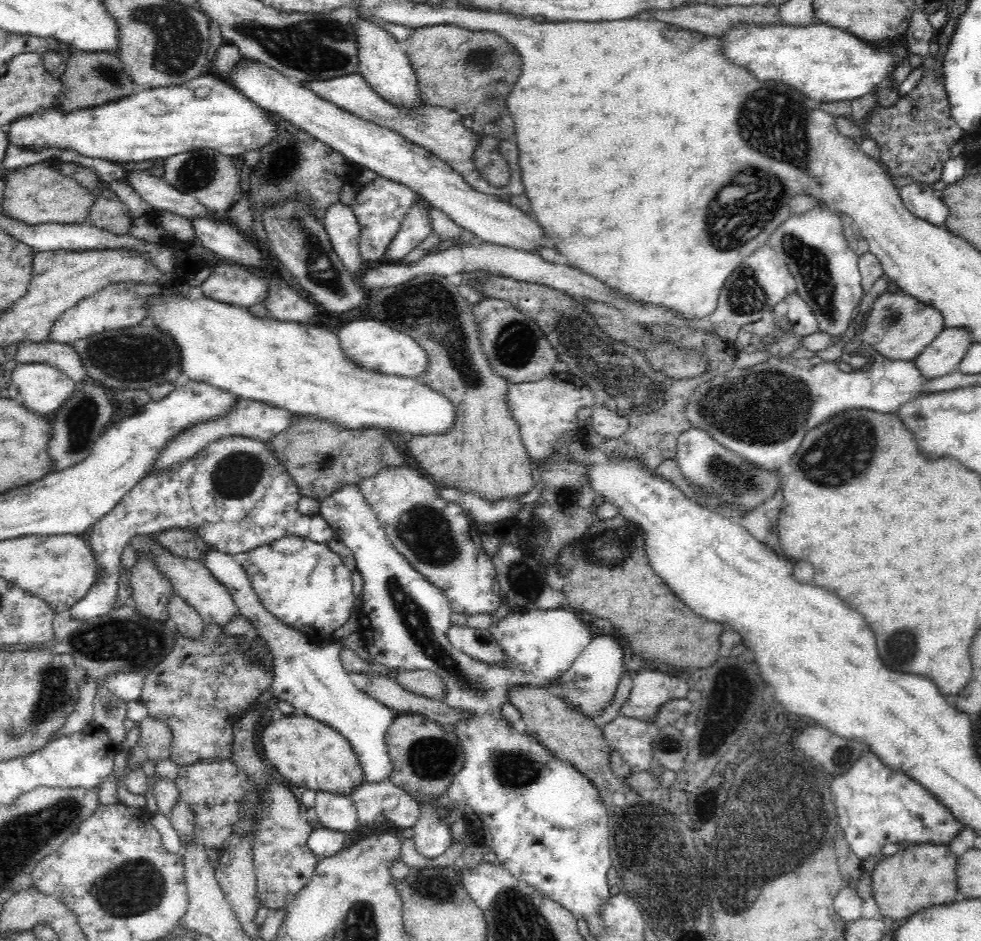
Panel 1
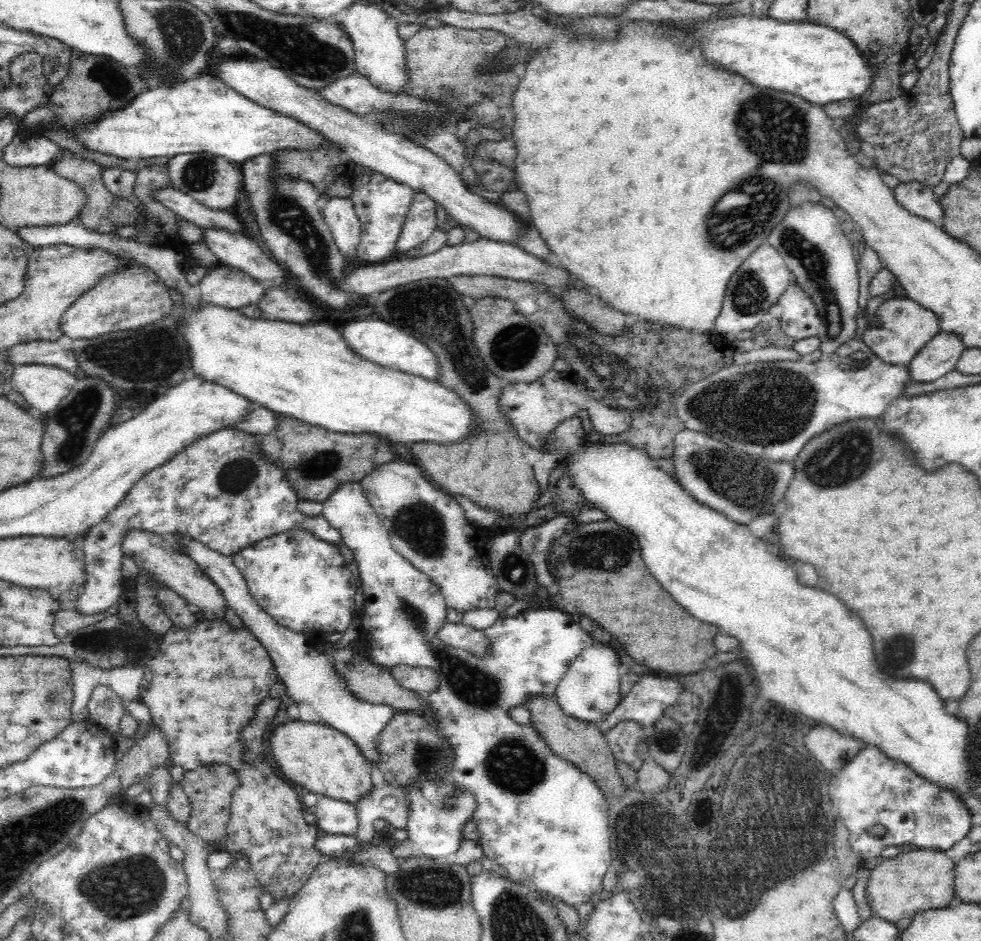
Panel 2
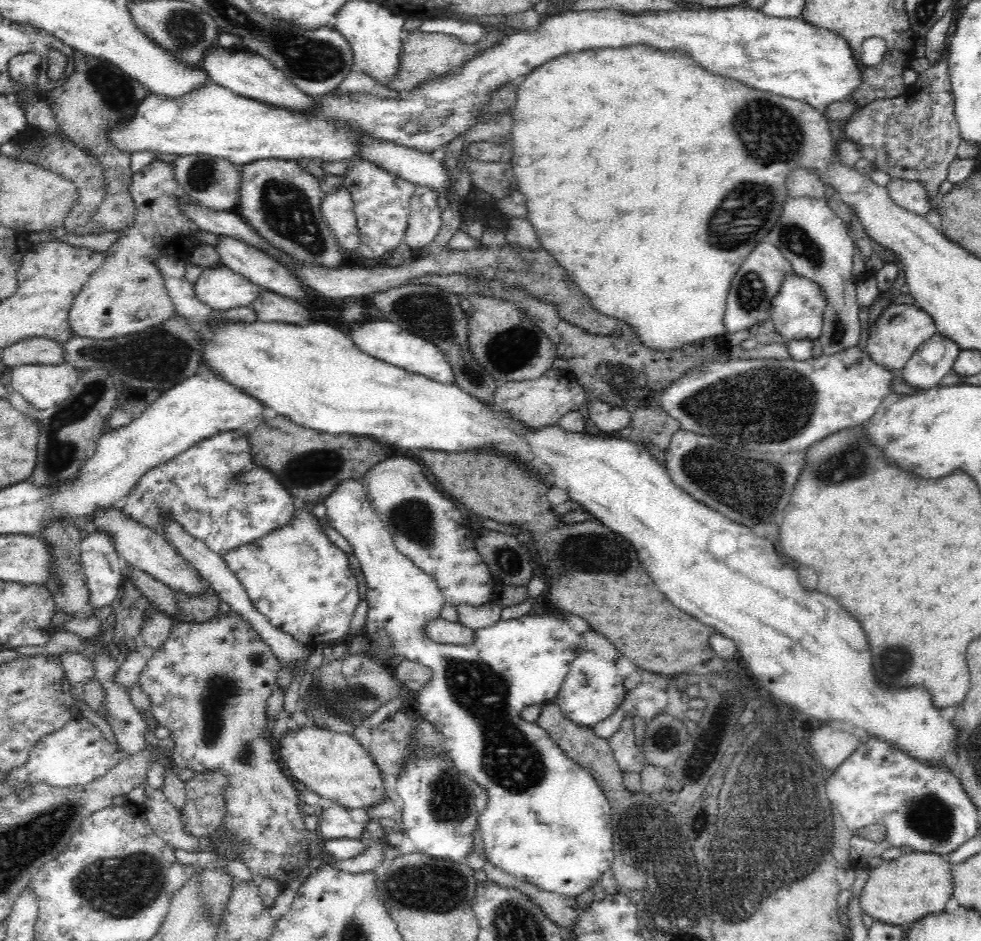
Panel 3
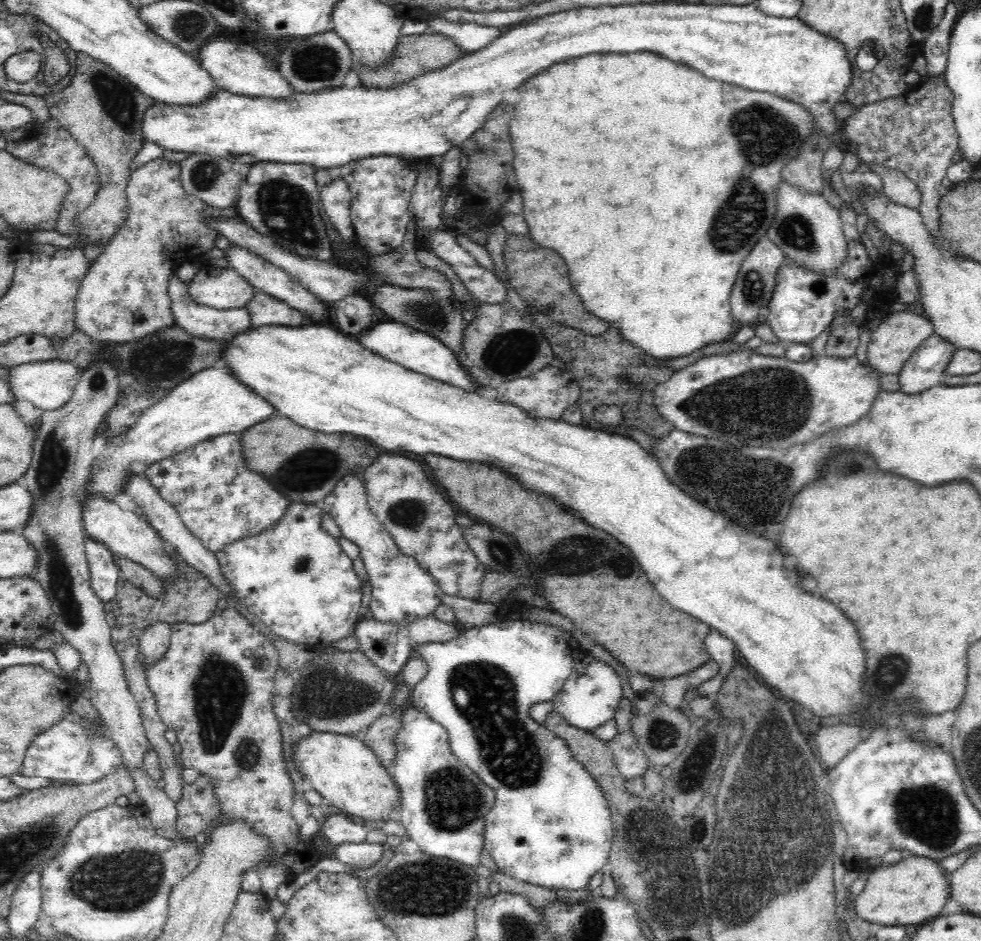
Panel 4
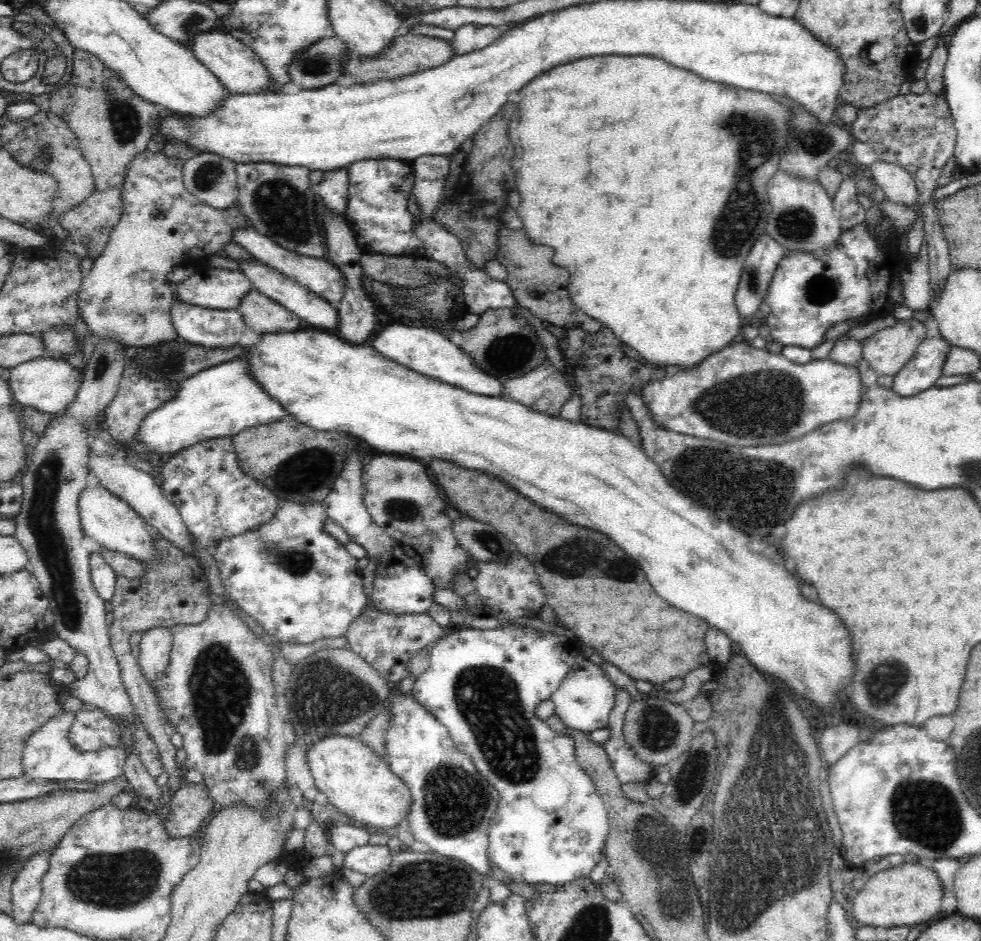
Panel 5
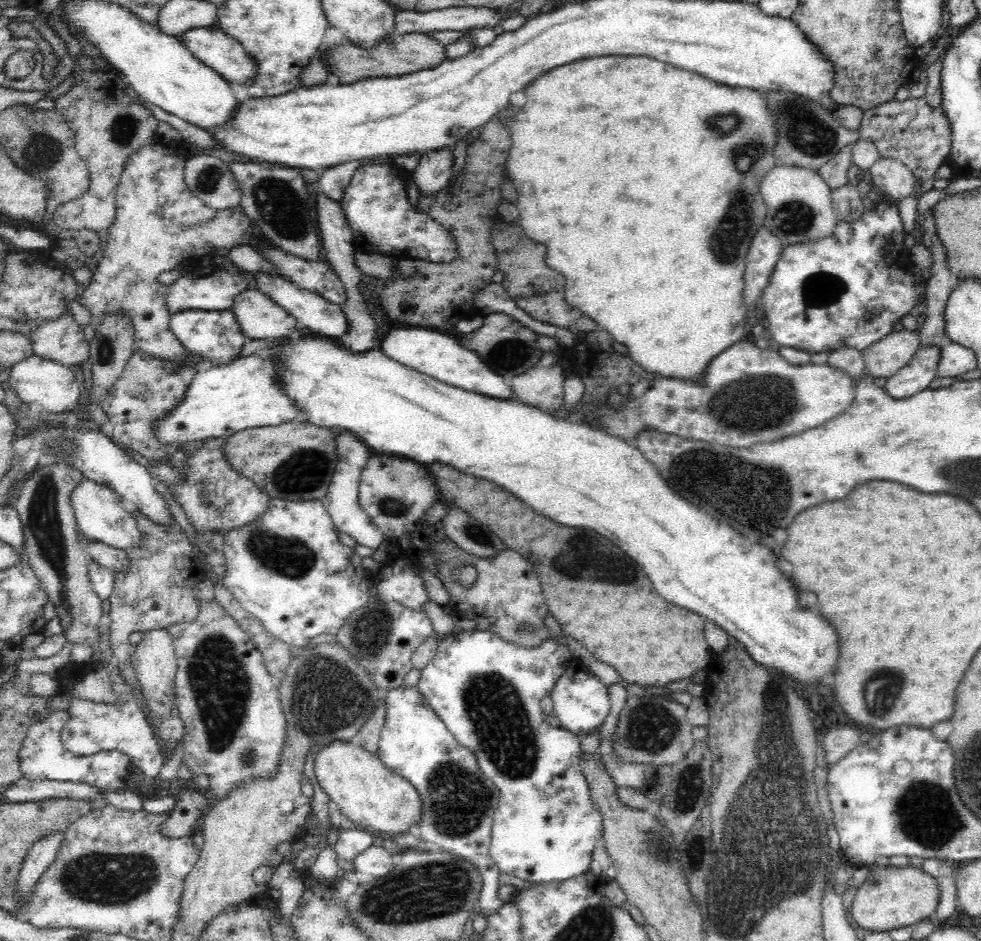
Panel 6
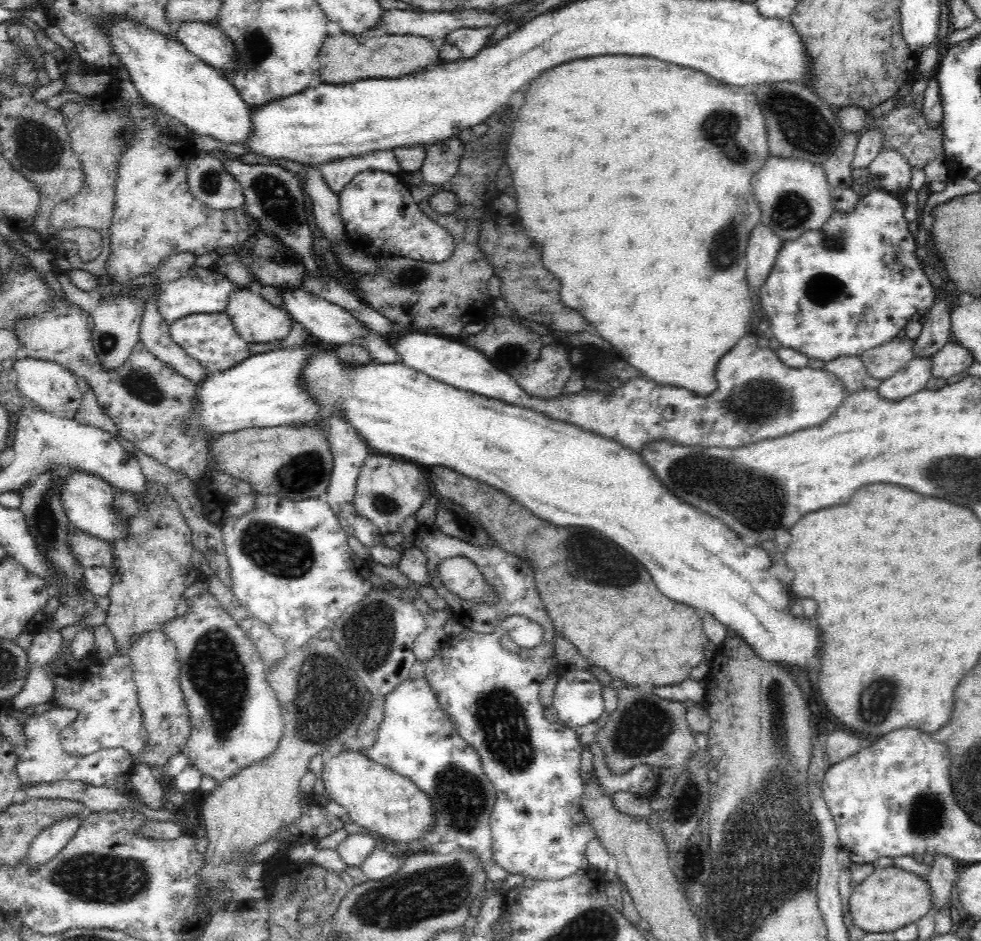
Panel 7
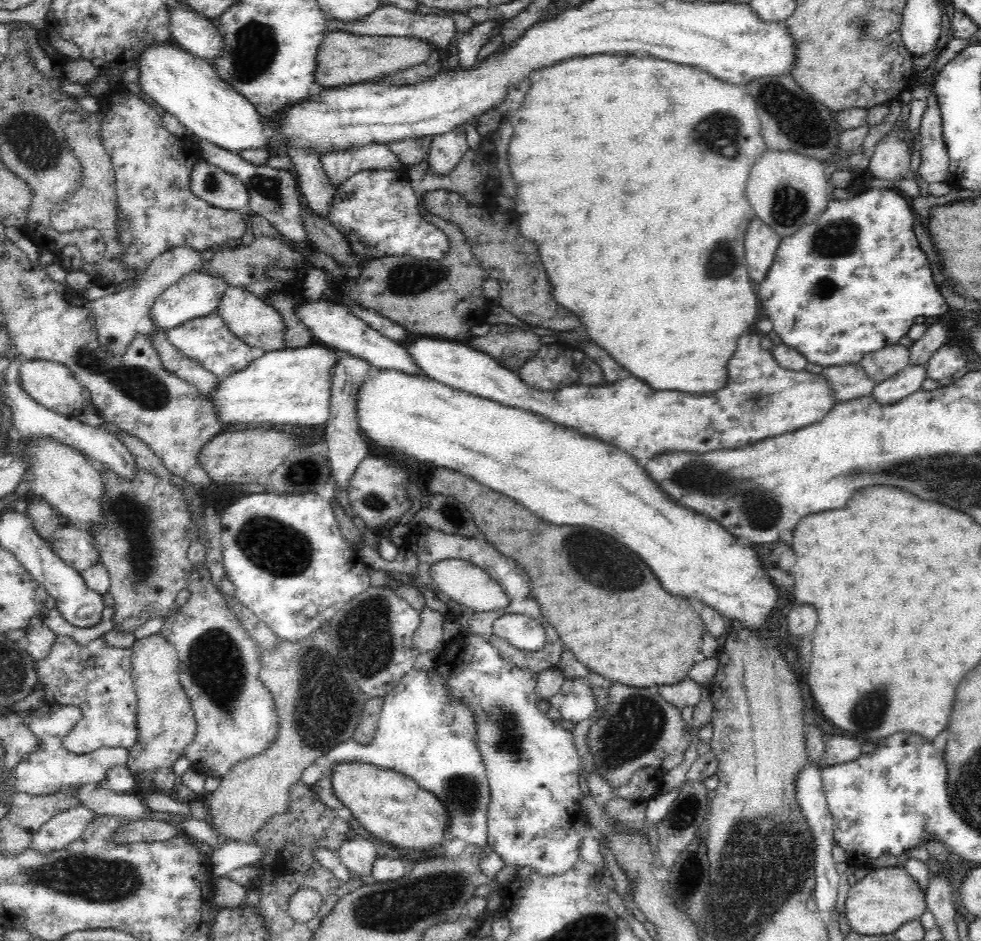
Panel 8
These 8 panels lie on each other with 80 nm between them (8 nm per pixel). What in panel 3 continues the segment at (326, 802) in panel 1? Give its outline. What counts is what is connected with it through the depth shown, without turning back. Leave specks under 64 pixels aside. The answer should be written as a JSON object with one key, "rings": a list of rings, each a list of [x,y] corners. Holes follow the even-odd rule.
{"rings":[[[328,802],[318,818],[316,830],[322,841],[336,838],[358,839],[363,833],[364,824],[357,824],[350,818],[348,809],[334,802]]]}

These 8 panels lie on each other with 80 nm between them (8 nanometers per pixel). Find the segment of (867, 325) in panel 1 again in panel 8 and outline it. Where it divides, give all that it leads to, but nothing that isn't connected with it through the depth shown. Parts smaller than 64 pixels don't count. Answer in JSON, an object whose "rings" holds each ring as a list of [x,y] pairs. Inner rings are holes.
{"rings":[[[899,343],[880,348],[864,356],[859,364],[874,382],[879,383],[896,375],[900,369],[909,365],[909,362],[909,349]]]}

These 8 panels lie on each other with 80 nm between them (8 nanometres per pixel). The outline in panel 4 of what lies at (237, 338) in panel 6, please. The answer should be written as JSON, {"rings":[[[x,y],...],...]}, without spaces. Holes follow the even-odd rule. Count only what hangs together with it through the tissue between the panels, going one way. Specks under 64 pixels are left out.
{"rings":[[[176,268],[168,276],[168,292],[171,299],[172,313],[175,324],[180,326],[197,339],[211,339],[216,341],[228,341],[239,333],[248,331],[251,327],[250,313],[245,307],[232,308],[222,311],[221,309],[206,307],[194,303],[194,300],[187,292],[187,282],[182,281],[176,273]]]}

